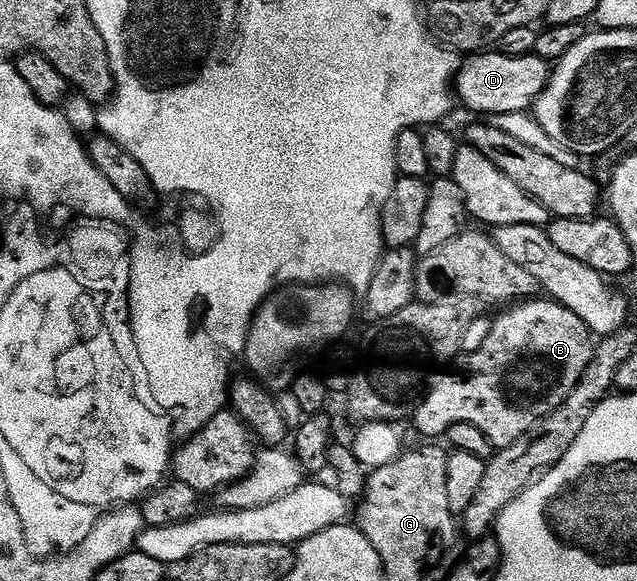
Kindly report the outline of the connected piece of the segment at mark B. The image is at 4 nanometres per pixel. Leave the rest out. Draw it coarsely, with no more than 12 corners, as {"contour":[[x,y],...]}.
{"contour":[[548,297],[510,306],[411,424],[470,423],[509,447],[563,405],[593,356]]}

